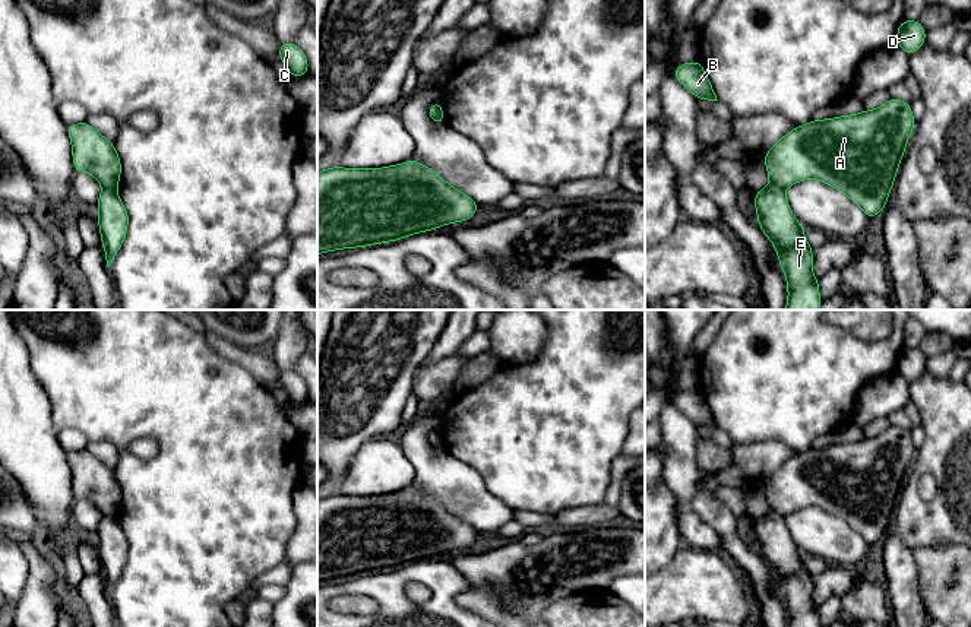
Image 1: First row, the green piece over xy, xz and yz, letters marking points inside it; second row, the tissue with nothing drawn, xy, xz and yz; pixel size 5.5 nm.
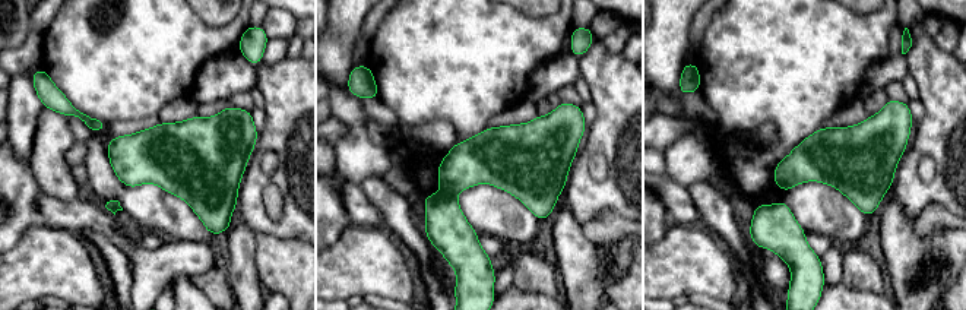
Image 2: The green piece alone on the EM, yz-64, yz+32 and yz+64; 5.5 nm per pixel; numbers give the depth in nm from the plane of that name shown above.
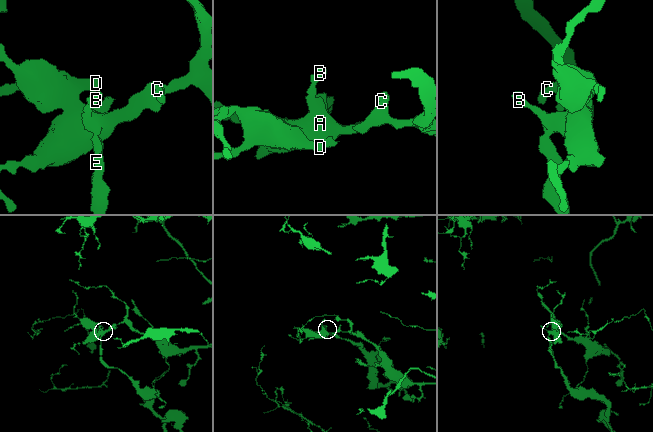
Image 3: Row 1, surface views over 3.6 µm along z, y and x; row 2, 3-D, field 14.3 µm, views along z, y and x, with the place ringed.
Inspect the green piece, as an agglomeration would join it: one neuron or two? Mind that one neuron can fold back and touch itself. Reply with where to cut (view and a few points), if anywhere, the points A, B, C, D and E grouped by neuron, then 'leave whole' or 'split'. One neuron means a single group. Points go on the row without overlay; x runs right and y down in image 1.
cut xy (103, 513), (114, 516); groups A B C D / E; split

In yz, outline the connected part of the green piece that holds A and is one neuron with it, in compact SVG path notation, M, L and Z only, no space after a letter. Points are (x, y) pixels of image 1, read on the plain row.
M891 425L876 437L794 455L765 479L765 494L781 516L807 506L838 516L872 547L888 531L914 456L910 430Z

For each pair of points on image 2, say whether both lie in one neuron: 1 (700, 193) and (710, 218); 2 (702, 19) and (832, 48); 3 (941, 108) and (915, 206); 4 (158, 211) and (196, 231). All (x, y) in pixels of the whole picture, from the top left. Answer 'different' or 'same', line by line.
1: same
2: different
3: same
4: same

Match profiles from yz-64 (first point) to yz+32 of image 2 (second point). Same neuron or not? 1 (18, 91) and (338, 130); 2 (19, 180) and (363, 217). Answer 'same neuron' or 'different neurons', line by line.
1: different neurons
2: different neurons

